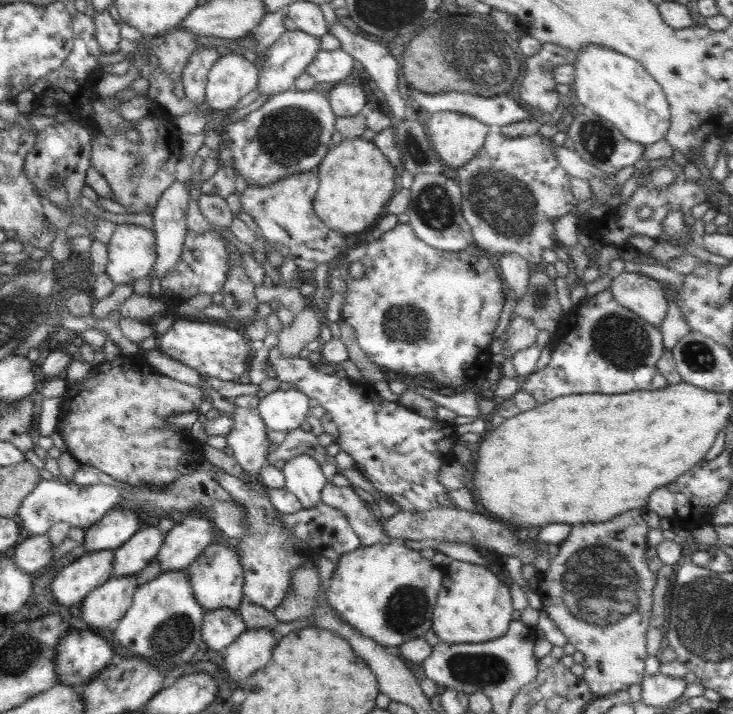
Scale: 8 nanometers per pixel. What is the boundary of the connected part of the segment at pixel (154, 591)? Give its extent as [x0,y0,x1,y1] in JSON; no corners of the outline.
[113,571,205,670]

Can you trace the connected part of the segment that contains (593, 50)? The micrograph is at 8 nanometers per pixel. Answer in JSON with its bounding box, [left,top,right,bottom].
[572,44,671,147]

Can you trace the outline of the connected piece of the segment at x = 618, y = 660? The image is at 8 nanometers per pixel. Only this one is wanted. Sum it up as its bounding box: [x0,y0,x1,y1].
[535,509,657,697]

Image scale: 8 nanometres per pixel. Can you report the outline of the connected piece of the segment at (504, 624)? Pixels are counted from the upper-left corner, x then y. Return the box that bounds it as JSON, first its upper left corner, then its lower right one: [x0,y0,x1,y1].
[432,559,512,644]

